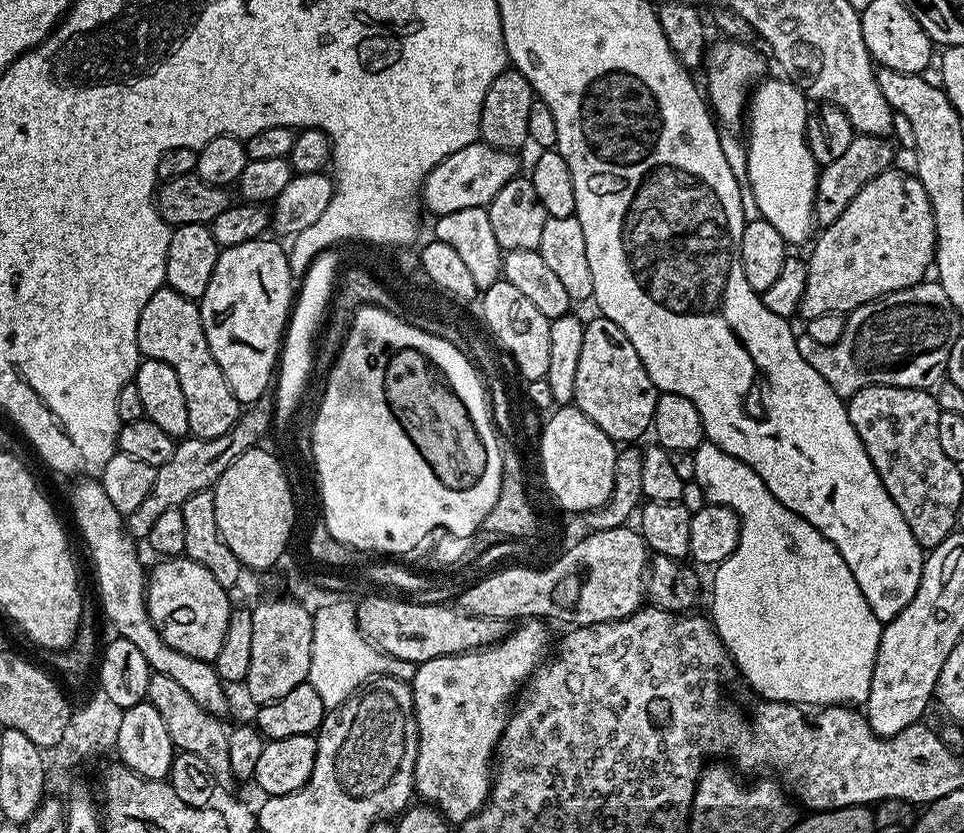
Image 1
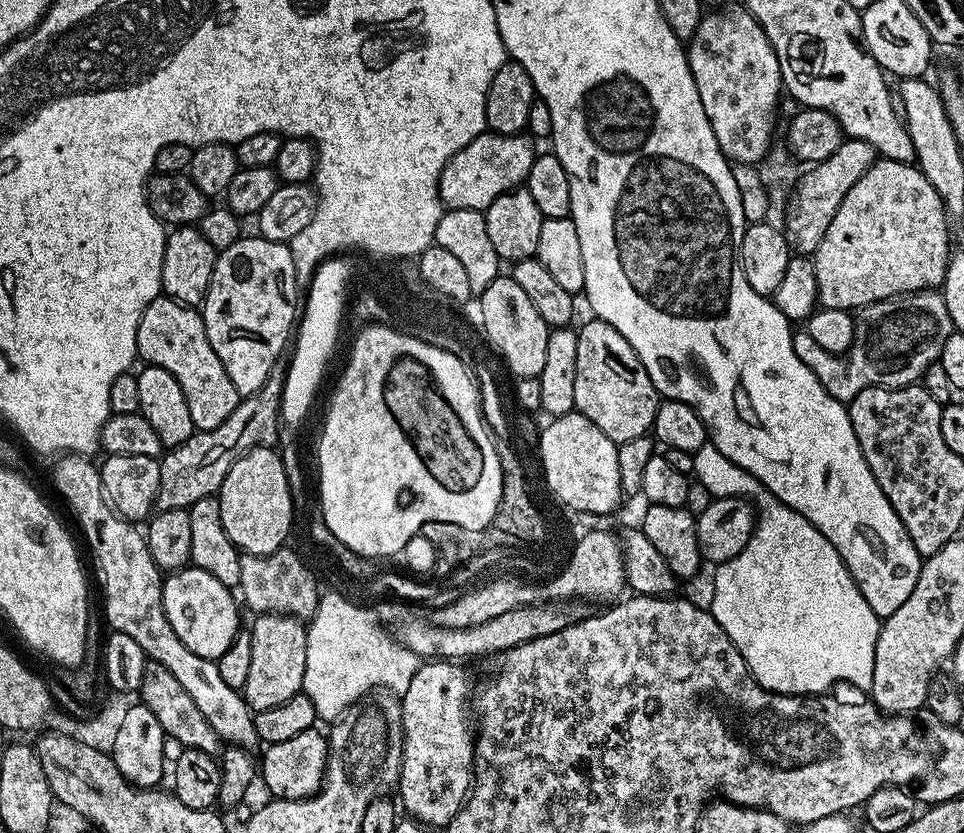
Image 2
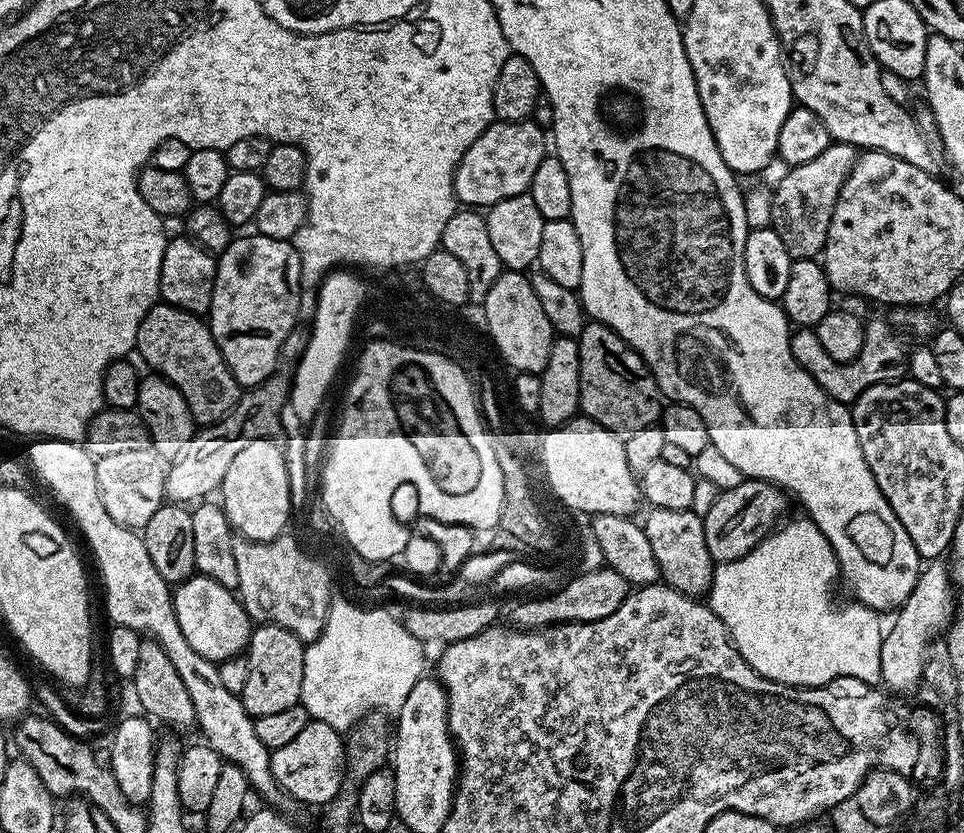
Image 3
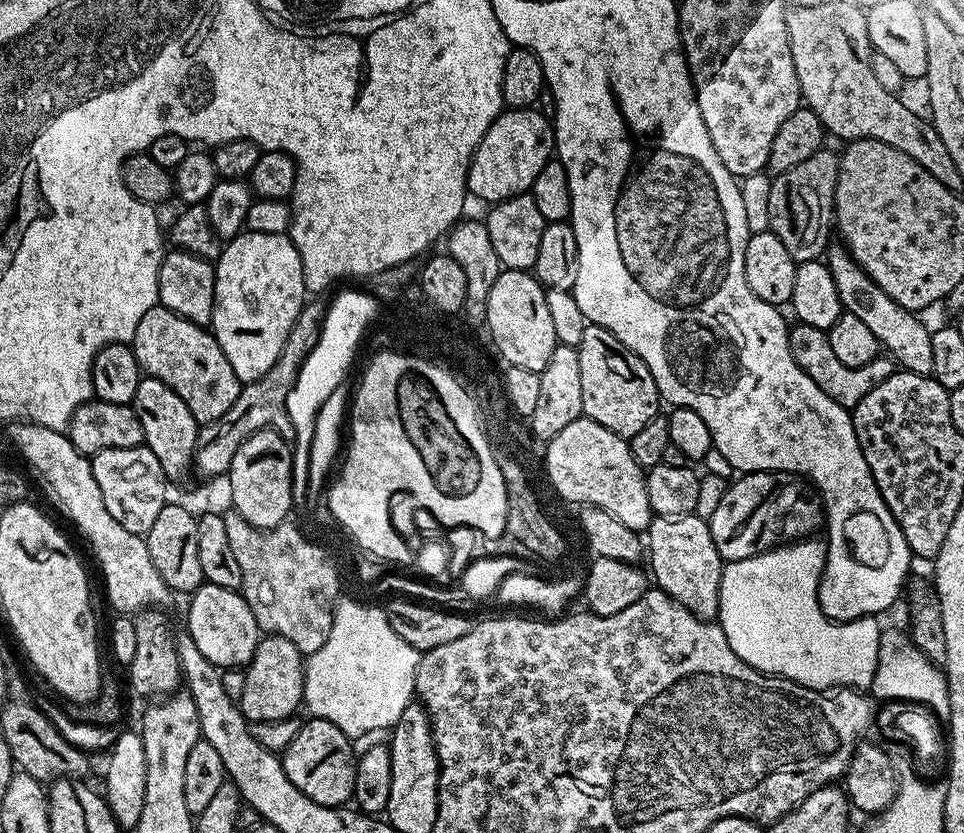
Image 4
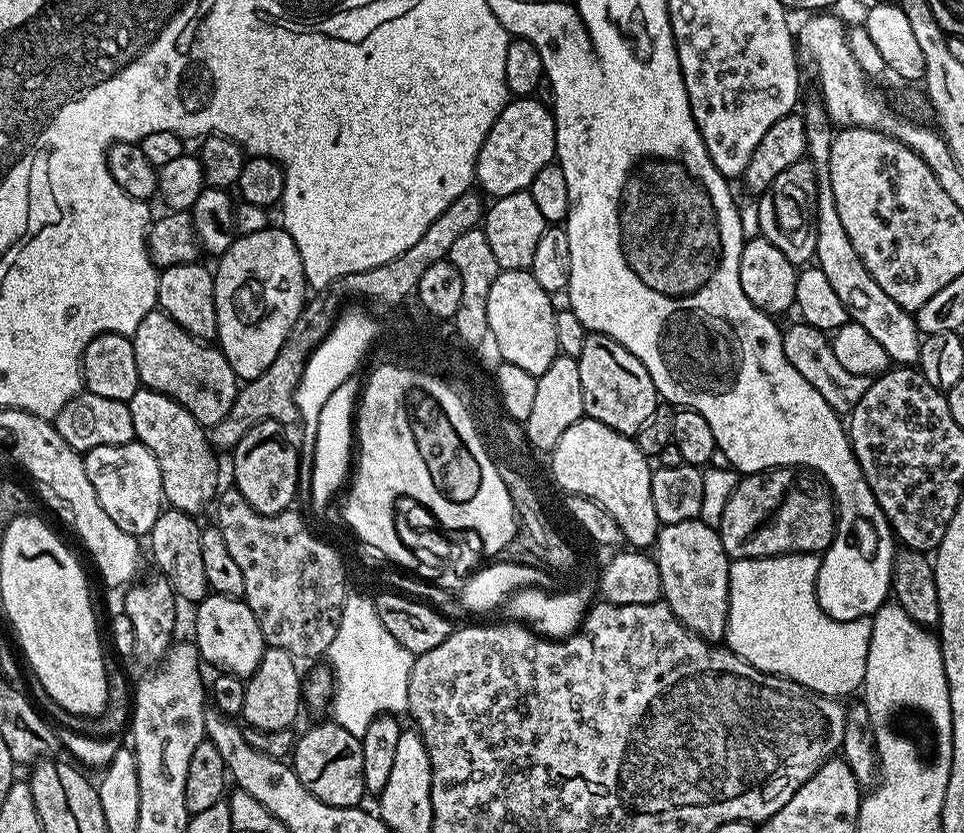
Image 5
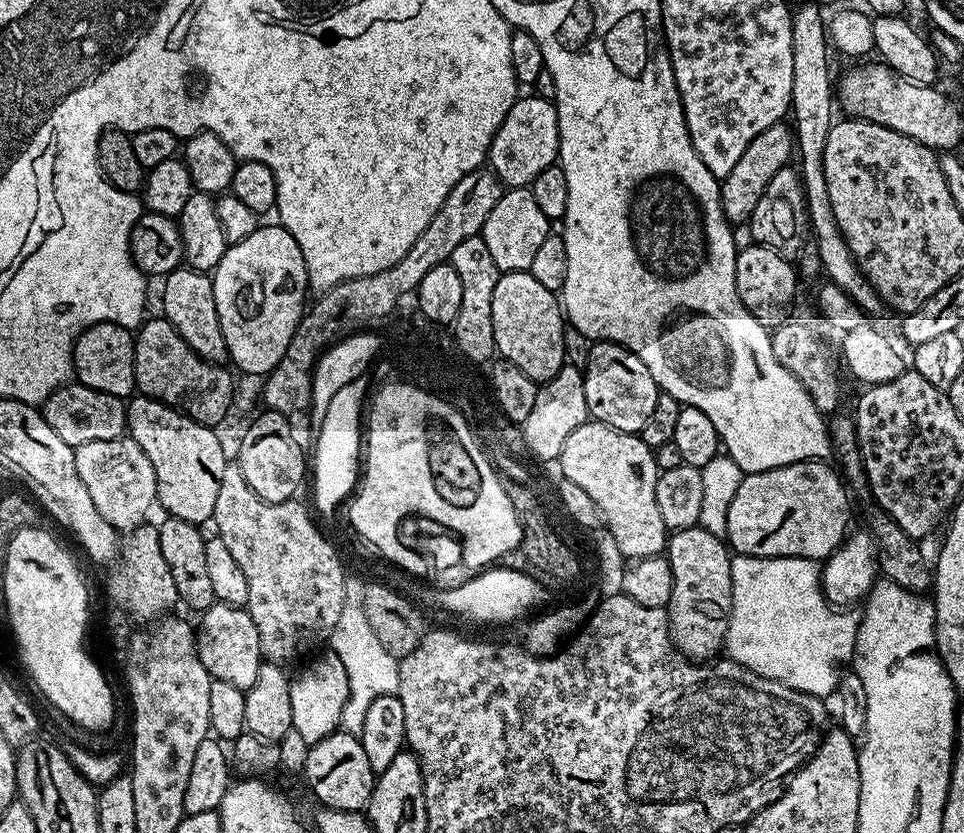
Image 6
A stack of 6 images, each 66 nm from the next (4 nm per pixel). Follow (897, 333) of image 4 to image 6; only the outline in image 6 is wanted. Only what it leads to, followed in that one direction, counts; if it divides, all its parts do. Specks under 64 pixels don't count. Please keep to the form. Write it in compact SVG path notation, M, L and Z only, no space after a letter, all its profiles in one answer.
M804 4L792 15L791 42L794 50L794 83L791 86L790 114L794 131L794 142L800 164L801 183L804 185L805 205L808 213L810 230L814 243L818 246L821 269L825 277L838 286L867 315L878 313L884 308L884 303L876 292L876 288L865 280L859 264L853 258L848 243L841 234L837 220L834 218L833 207L830 206L829 191L826 190L824 170L824 154L826 138L834 123L832 104L834 108L834 80L830 78L828 52L830 44L827 39L827 29L814 4Z

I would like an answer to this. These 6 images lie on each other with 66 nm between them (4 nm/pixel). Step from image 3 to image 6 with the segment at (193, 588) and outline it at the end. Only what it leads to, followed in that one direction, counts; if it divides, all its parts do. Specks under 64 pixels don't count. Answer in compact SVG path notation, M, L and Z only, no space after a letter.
M215 603L202 614L204 620L198 624L198 647L208 674L213 680L230 682L245 690L254 687L260 680L262 667L262 645L258 626L250 618L247 607L235 608L229 604Z

